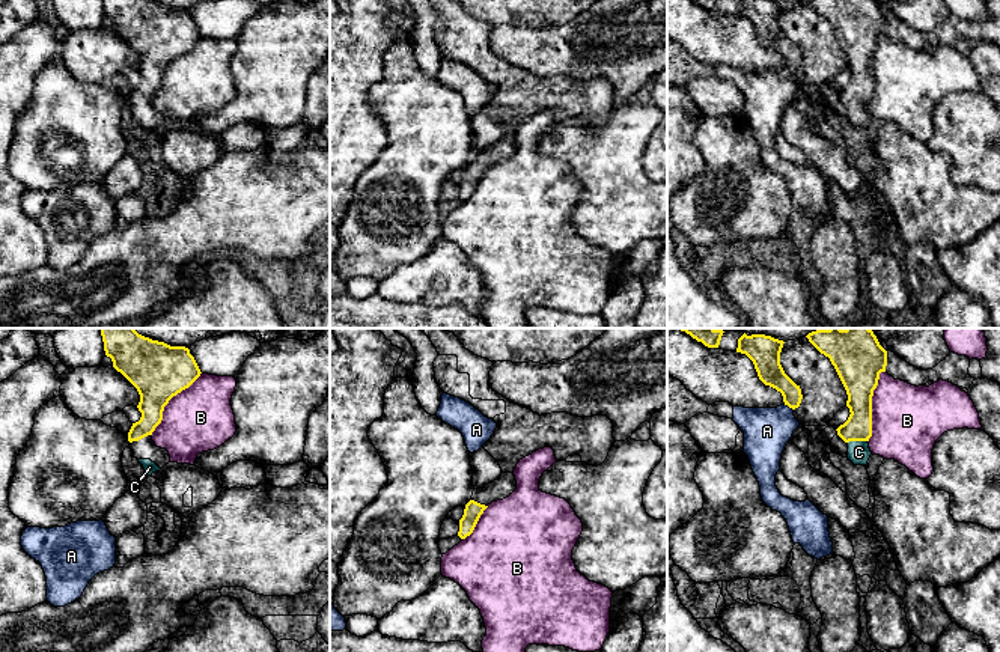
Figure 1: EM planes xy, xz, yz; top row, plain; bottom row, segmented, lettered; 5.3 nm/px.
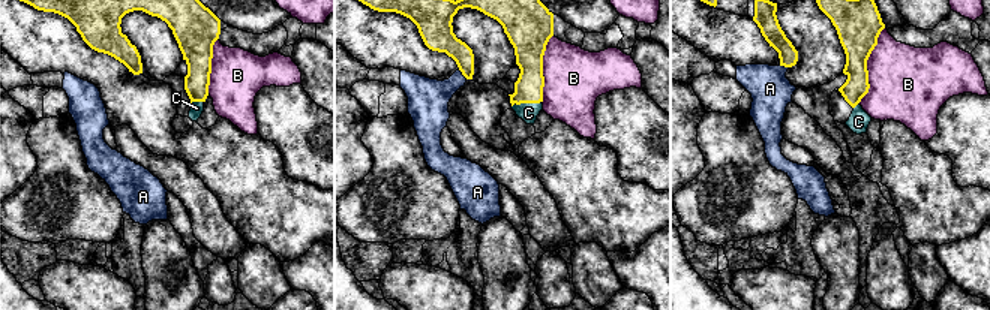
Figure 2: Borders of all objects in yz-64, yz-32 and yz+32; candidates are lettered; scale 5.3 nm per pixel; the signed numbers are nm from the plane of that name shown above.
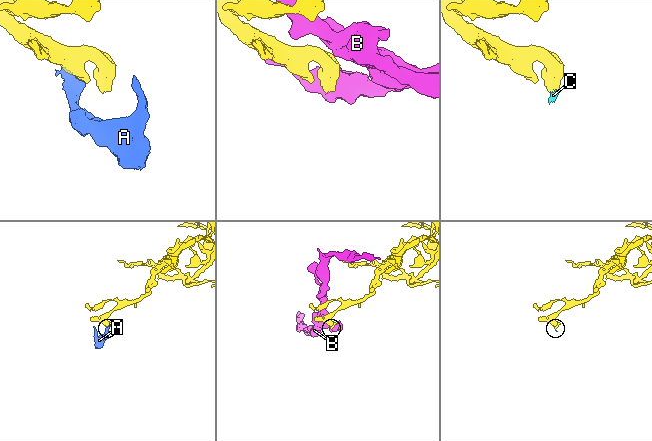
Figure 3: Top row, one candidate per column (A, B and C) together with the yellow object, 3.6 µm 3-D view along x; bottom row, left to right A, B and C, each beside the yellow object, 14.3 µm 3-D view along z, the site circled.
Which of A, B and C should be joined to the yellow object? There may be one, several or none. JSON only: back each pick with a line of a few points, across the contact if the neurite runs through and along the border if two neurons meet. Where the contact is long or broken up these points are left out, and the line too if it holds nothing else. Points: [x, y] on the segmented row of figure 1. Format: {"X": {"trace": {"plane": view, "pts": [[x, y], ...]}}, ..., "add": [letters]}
{"A": {"trace": {"plane": "yz", "pts": [[768, 368], [789, 390], [789, 407], [767, 431]]}}, "C": {"trace": {"plane": "yz", "pts": [[859, 426], [856, 440], [859, 452]]}}, "add": ["A", "C"]}

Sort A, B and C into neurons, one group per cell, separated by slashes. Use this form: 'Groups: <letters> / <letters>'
Groups: A C / B

